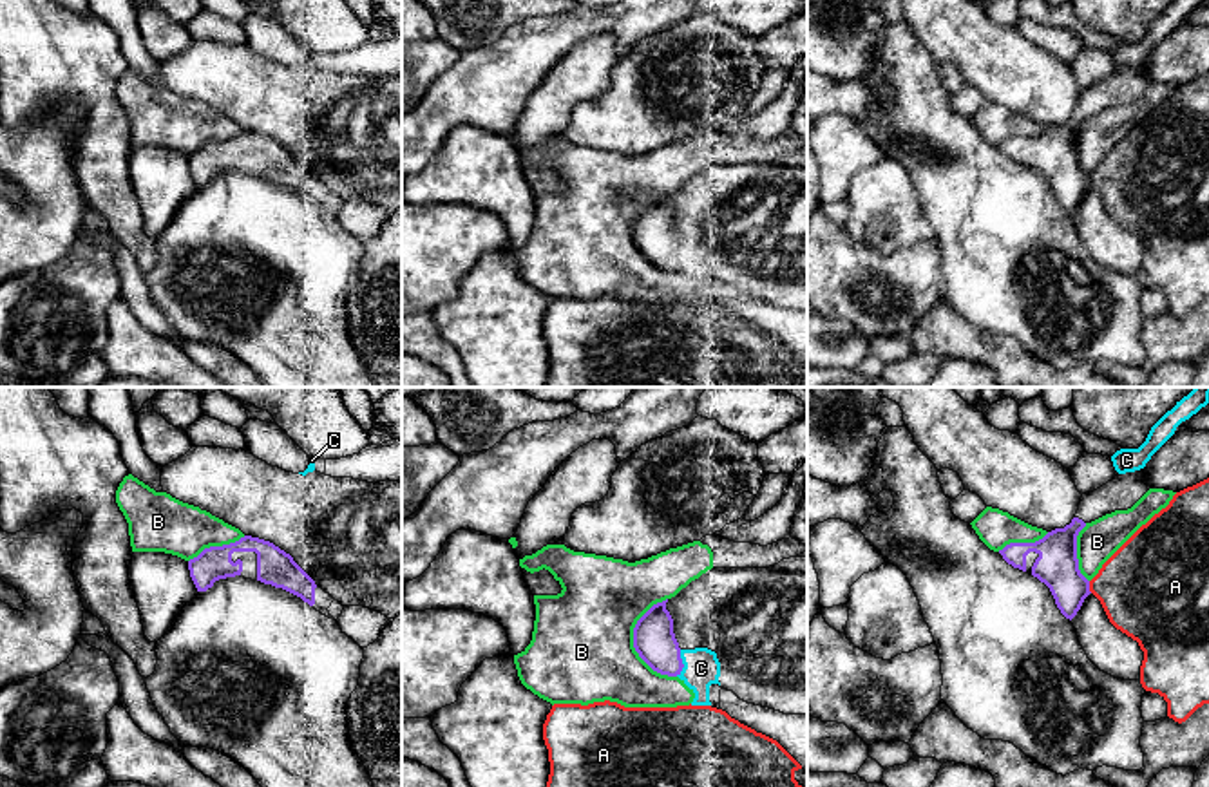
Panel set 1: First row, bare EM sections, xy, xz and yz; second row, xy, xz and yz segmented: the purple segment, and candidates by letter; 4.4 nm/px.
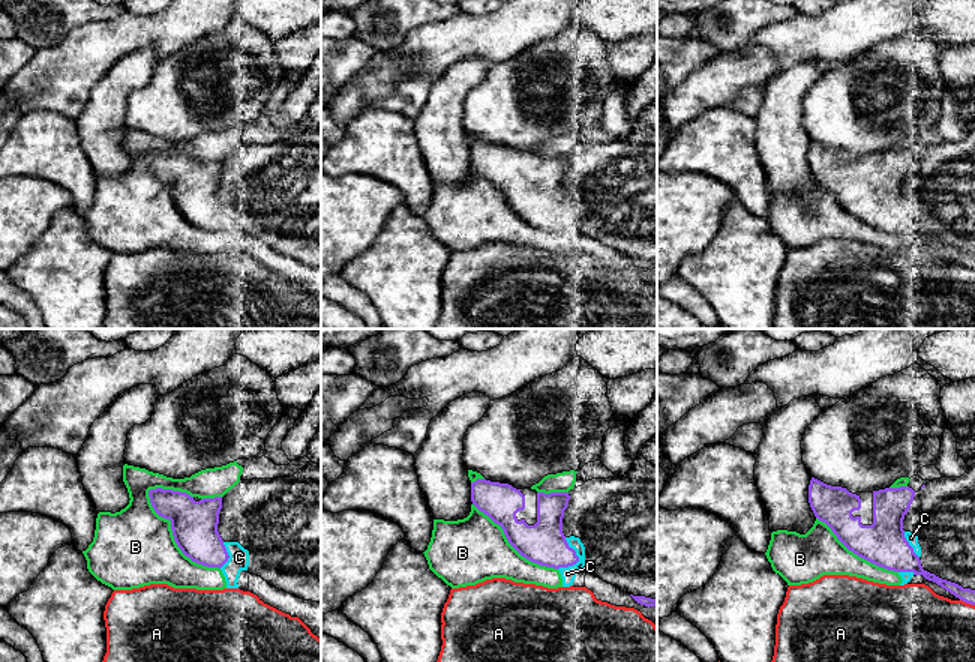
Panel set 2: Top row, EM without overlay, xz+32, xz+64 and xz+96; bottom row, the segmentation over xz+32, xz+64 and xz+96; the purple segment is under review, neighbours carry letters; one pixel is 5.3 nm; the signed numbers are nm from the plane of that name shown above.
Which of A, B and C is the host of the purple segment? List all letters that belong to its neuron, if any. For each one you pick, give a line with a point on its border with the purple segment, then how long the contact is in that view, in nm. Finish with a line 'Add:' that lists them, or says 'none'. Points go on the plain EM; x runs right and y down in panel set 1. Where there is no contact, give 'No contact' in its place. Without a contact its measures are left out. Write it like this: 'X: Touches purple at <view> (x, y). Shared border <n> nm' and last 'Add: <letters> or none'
Add: none

